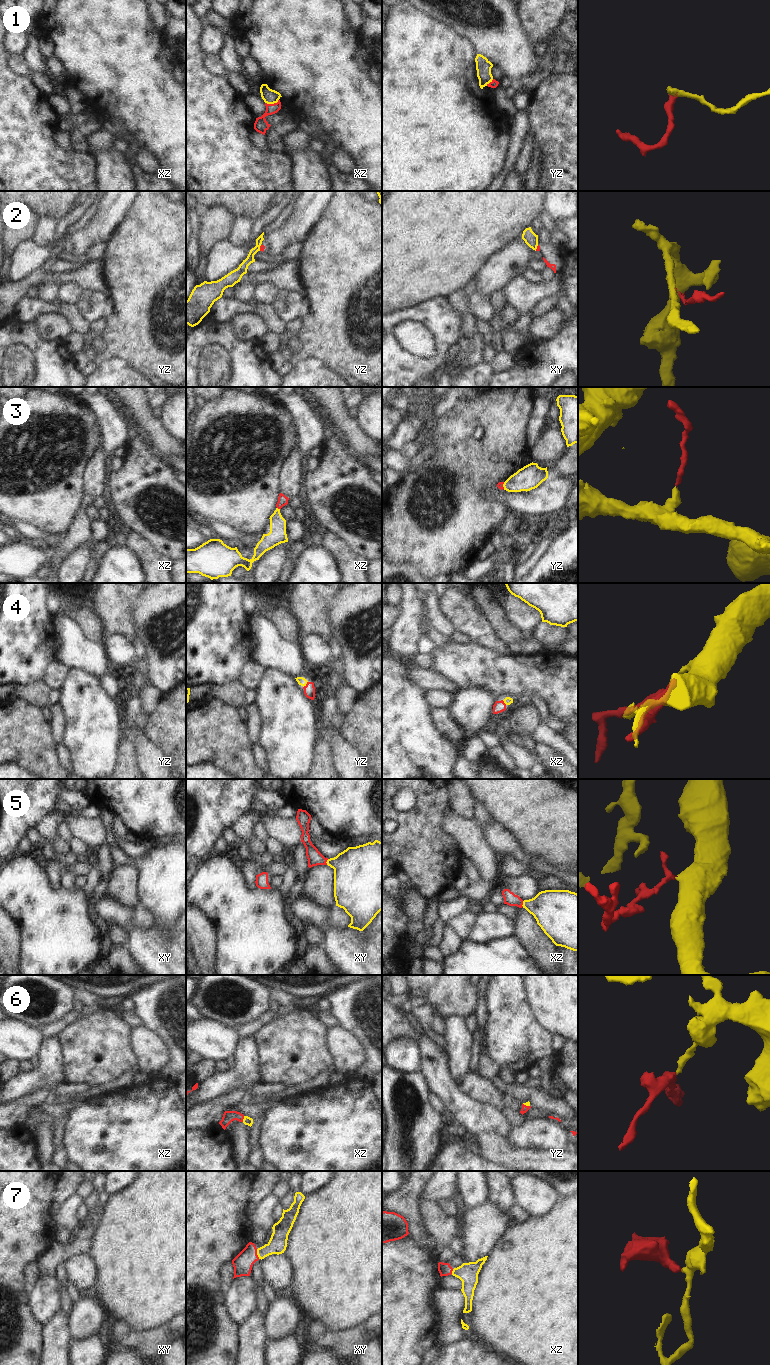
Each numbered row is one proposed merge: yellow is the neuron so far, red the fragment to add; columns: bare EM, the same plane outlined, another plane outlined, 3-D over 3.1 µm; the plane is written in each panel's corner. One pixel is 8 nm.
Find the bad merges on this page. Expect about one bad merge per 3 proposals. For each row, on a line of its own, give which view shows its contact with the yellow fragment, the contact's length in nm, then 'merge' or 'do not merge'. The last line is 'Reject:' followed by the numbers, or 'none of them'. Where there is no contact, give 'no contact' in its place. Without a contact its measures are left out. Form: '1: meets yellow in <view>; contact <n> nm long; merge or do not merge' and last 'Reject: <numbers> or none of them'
1: meets yellow in xz; contact 120 nm long; merge
2: meets yellow in yz; contact 50 nm long; do not merge
3: meets yellow in xz; contact 30 nm long; merge
4: meets yellow in yz; contact 70 nm long; merge
5: meets yellow in xy; contact 50 nm long; merge
6: meets yellow in xz; contact 50 nm long; merge
7: meets yellow in xy; contact 80 nm long; merge
Reject: 2

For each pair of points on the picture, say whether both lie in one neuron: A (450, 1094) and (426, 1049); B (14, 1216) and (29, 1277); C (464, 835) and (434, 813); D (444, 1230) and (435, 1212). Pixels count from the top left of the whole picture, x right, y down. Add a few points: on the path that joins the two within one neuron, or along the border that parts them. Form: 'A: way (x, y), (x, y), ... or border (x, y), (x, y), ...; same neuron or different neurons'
A: way (440, 1083), (436, 1072), (436, 1059); same neuron
B: border (35, 1260), (23, 1269), (26, 1288); different neurons
C: border (449, 806), (443, 822), (443, 829), (454, 841); different neurons
D: way (440, 1226), (436, 1222), (435, 1216); same neuron

